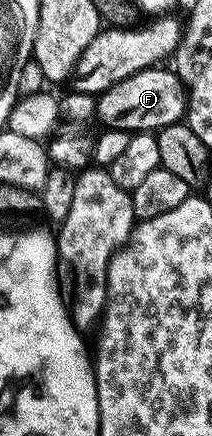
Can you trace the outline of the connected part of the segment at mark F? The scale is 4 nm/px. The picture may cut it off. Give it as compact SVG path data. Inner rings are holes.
M170 68L142 69L121 83L113 83L104 93L98 94L95 115L98 124L110 129L128 131L158 131L184 120L187 112L188 90L182 79Z

